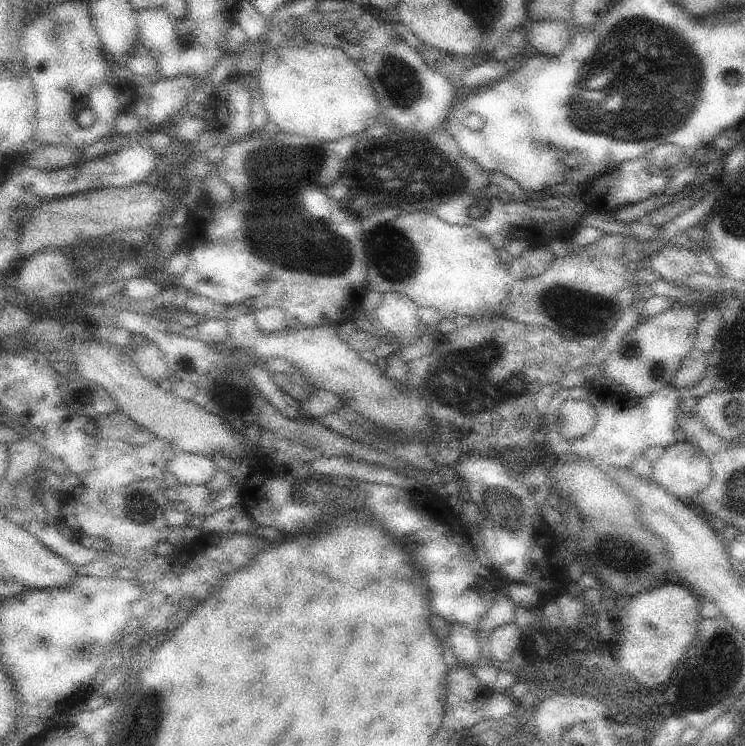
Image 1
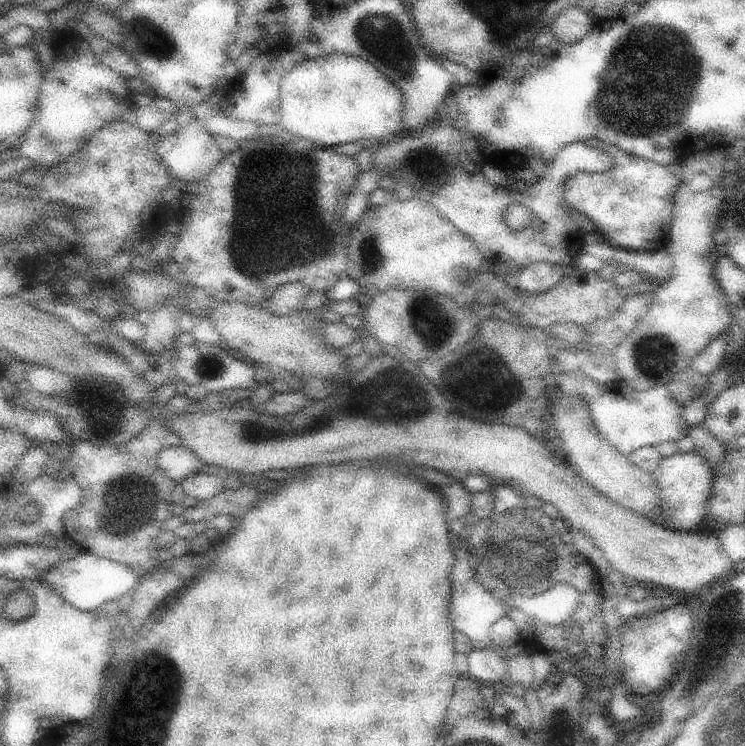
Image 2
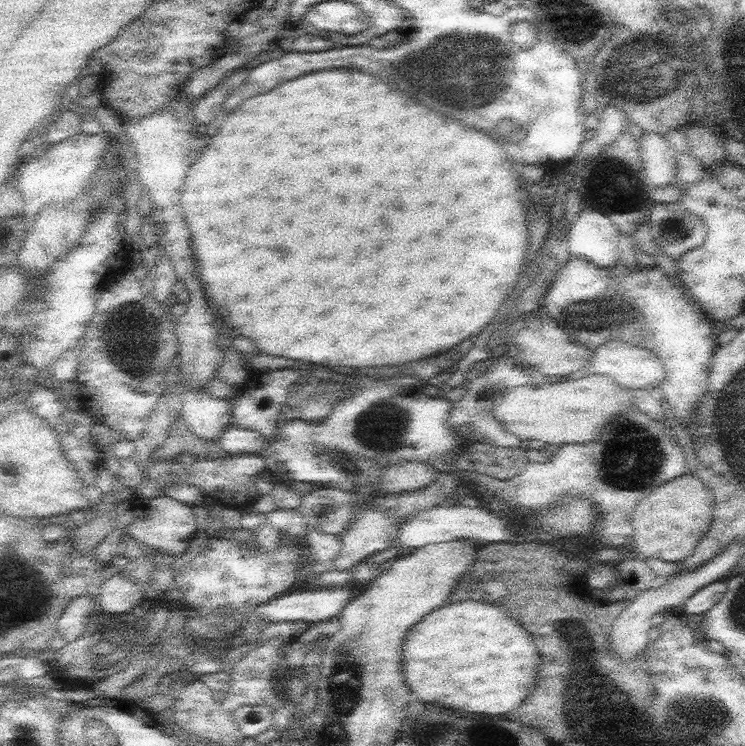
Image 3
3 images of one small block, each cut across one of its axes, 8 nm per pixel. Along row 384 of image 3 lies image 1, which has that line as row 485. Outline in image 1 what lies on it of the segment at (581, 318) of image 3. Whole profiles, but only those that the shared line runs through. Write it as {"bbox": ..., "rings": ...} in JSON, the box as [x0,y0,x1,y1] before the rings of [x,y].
{"bbox":[653,441,712,503],"rings":[[[690,441],[669,446],[653,466],[653,480],[686,503],[704,492],[712,477],[708,457],[696,443]]]}

